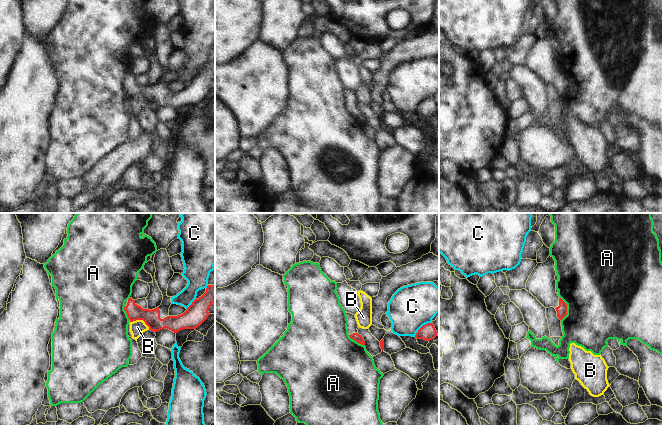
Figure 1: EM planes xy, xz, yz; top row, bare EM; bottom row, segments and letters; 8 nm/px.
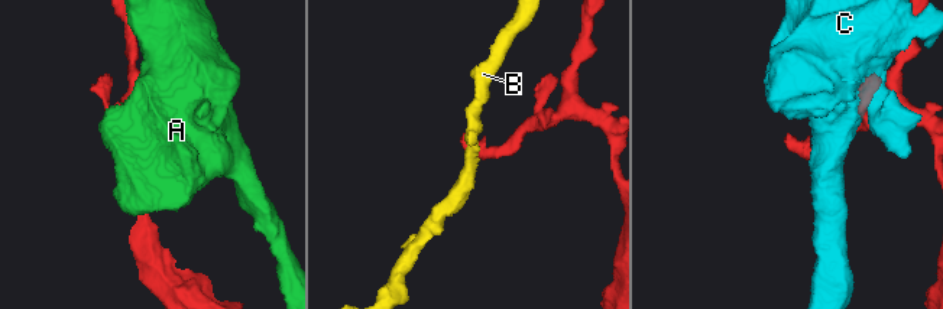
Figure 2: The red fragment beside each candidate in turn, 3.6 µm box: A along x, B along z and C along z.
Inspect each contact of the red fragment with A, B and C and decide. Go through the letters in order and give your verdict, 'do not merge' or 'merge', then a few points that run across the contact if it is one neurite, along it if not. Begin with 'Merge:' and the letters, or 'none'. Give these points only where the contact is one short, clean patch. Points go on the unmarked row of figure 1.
Merge: none
A: do not merge | yz (560, 73), (566, 80), (566, 91), (561, 96)
B: do not merge | xy (130, 97), (142, 96), (149, 105)
C: do not merge

